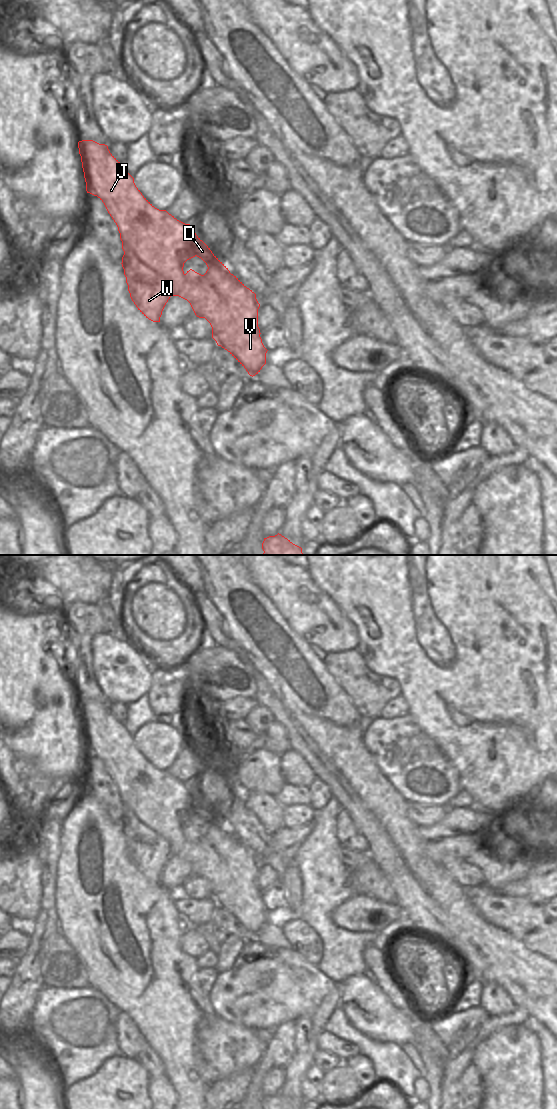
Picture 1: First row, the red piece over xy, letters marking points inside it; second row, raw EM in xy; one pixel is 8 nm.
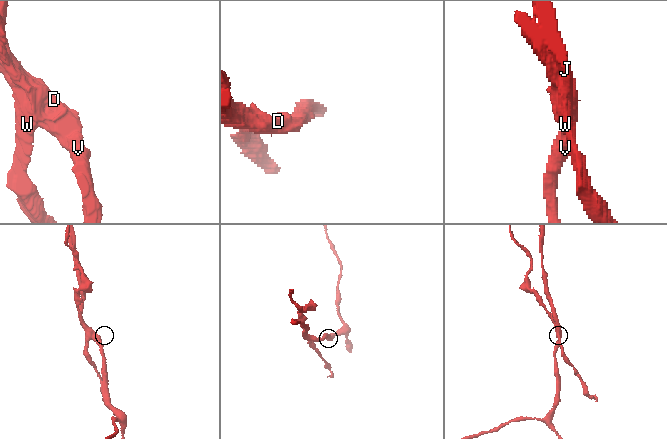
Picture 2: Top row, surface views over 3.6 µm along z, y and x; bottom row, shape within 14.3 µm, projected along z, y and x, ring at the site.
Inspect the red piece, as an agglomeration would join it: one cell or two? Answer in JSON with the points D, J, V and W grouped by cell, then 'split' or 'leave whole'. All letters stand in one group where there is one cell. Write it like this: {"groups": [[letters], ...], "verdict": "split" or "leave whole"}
{"groups": [["D", "J", "V"], ["W"]], "verdict": "split"}

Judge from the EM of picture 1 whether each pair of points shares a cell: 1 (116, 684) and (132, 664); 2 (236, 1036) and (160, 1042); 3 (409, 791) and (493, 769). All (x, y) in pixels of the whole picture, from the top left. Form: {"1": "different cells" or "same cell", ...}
{"1": "same cell", "2": "different cells", "3": "different cells"}

